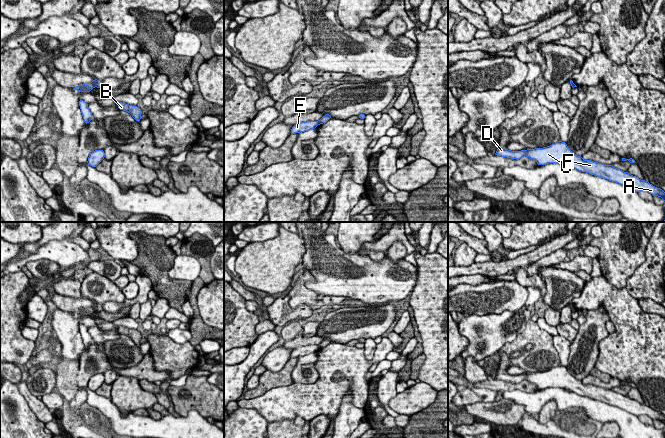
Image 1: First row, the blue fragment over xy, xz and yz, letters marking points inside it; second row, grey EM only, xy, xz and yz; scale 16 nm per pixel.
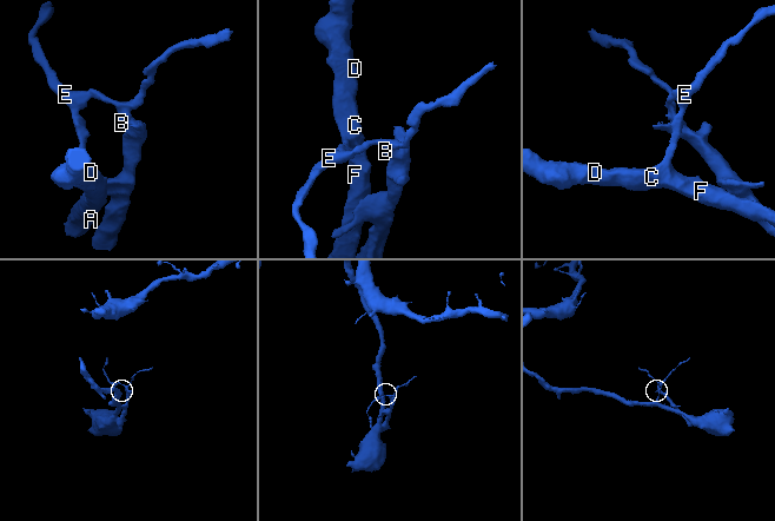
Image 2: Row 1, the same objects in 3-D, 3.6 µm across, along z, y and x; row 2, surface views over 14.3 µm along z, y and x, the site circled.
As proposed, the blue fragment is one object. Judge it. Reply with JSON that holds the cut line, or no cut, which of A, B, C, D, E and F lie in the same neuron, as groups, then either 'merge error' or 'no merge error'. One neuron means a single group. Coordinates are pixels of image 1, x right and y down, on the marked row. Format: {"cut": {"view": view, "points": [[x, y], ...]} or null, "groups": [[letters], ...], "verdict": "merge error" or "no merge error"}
{"cut": {"view": "xy", "points": [[92, 82], [95, 85]]}, "groups": [["A", "C", "D", "E", "F"], ["B"]], "verdict": "merge error"}

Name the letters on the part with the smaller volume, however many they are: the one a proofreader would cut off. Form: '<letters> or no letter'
B

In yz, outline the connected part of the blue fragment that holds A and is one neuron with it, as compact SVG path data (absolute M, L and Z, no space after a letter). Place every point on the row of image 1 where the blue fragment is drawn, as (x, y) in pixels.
M558 141L548 147L521 151L510 151L505 147L499 147L494 155L511 159L520 159L523 156L527 156L535 160L539 166L548 163L565 164L579 171L619 183L636 192L648 191L653 196L659 196L665 201L665 192L662 189L612 165L604 165L591 160L585 161L582 156L576 155L568 148L567 143L562 141Z

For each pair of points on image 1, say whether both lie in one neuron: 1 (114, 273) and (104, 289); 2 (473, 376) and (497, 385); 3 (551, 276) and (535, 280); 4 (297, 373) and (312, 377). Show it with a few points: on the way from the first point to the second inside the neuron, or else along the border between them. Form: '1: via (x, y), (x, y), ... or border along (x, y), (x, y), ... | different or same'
1: border along (93, 271), (112, 281) | different
2: border along (464, 376), (472, 383), (478, 383), (487, 379) | different
3: border along (544, 281), (546, 287) | different
4: via (301, 375), (304, 378), (308, 377) | same

